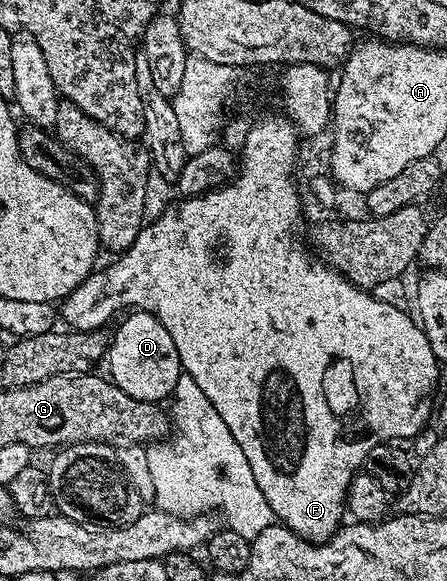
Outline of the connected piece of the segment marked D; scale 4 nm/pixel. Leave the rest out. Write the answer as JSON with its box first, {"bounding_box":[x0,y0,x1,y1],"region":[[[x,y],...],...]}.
{"bounding_box":[105,311,181,402],"region":[[[131,311],[123,319],[115,337],[113,333],[110,338],[105,358],[105,365],[111,368],[110,380],[117,387],[121,387],[125,395],[133,395],[133,399],[166,402],[177,387],[181,372],[177,343],[173,343],[173,335],[165,331],[165,327],[152,313]]]}

